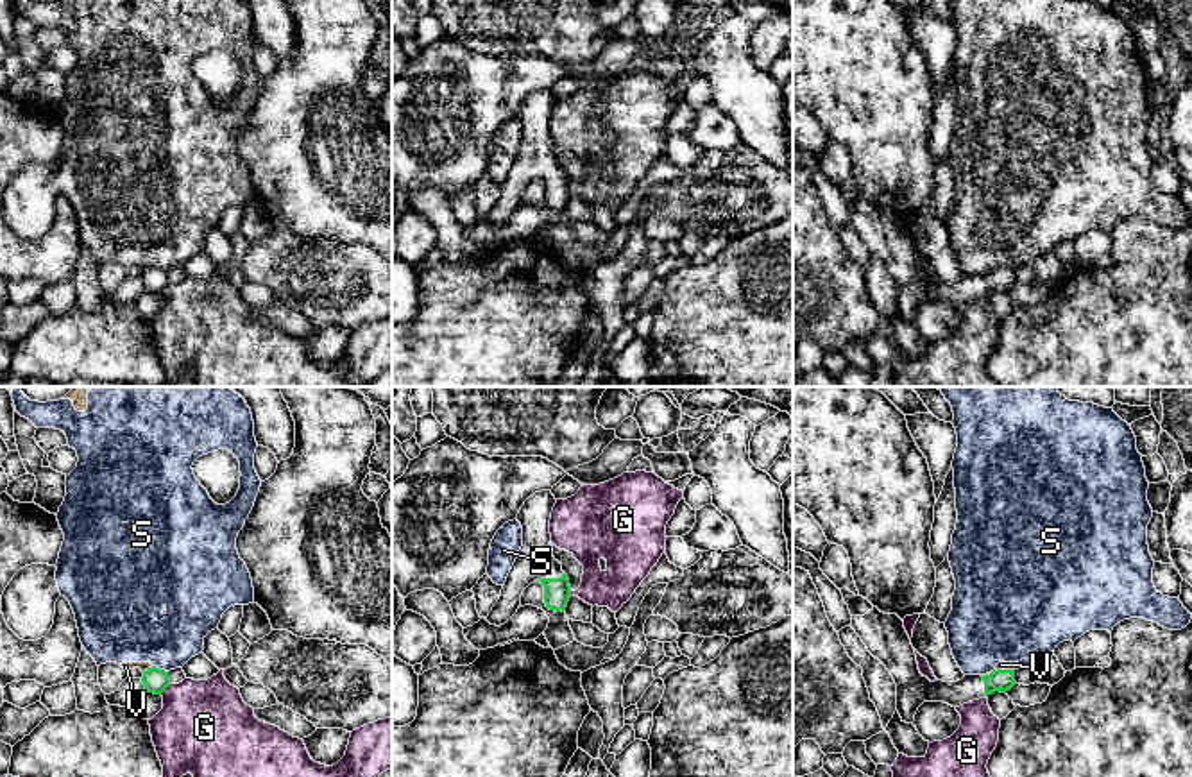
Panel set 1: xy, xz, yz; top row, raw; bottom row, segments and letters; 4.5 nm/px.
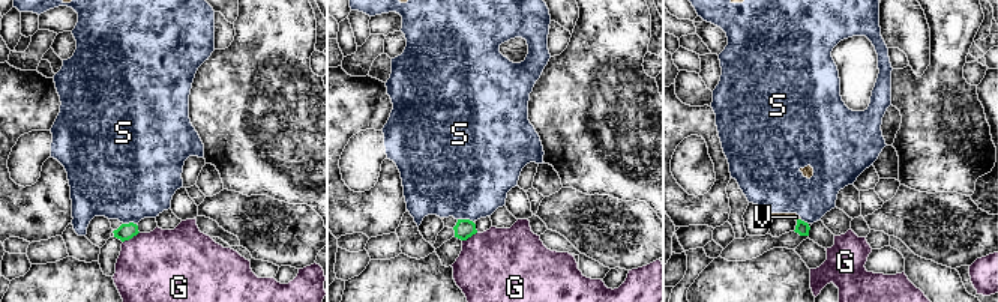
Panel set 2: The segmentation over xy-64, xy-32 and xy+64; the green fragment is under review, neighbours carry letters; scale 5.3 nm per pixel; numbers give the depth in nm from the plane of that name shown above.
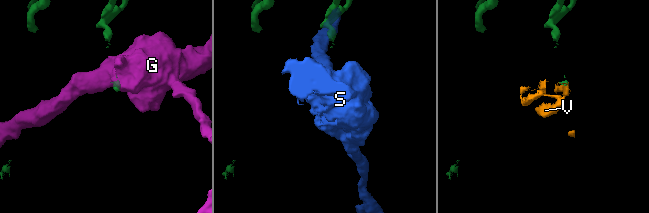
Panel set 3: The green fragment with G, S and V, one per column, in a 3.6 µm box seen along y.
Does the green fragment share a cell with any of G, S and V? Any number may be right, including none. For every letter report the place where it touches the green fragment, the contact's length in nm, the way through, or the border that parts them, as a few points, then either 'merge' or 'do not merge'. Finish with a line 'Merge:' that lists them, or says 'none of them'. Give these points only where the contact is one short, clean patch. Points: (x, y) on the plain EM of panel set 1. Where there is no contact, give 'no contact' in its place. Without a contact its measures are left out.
G: meets green in xy at (165, 287); contact 70 nm long; do not merge
S: meets green in xy at (158, 267); contact 70 nm long; do not merge
V: meets green in xy at (149, 267); contact 50 nm long; border along xy (153, 265), (144, 271); do not merge
Merge: none of them

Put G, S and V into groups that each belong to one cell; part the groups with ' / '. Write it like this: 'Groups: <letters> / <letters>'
Groups: G / S V

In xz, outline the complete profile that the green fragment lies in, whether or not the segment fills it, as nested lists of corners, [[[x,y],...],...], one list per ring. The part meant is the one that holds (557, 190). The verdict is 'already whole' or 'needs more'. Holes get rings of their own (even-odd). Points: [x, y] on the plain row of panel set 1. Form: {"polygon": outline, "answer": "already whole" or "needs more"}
{"polygon": [[[551,90],[530,95],[517,113],[523,125],[523,145],[507,175],[498,202],[485,217],[490,224],[505,224],[519,208],[523,190],[541,181],[544,202],[549,209],[564,211],[571,197],[571,184],[562,163],[553,156],[549,118],[557,98]]], "answer": "needs more"}

